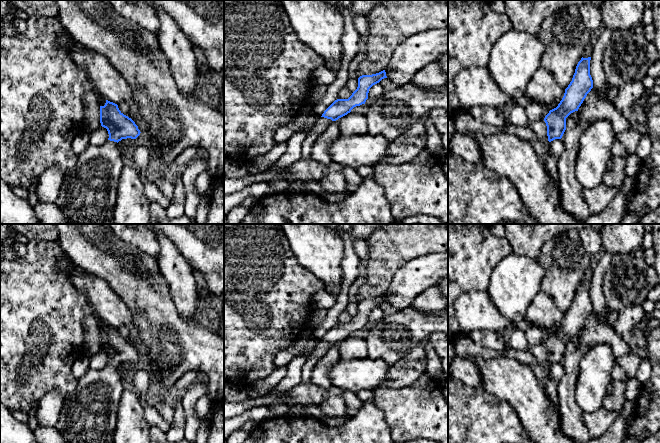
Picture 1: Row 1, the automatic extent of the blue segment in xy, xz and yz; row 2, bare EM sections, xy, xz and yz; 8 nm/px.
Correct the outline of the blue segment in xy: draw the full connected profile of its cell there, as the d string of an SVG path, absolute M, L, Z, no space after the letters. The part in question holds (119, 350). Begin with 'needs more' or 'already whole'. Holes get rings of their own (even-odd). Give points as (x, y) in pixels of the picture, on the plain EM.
needs more; M108 324L100 330L100 347L108 355L108 364L99 370L88 369L77 379L77 387L66 397L55 425L66 443L108 443L116 429L124 390L118 366L136 363L141 356Z

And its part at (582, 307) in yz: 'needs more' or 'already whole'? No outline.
already whole

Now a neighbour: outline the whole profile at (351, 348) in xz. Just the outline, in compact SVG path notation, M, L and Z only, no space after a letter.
M348 337L338 344L341 359L364 359L368 356L367 342L363 338Z

